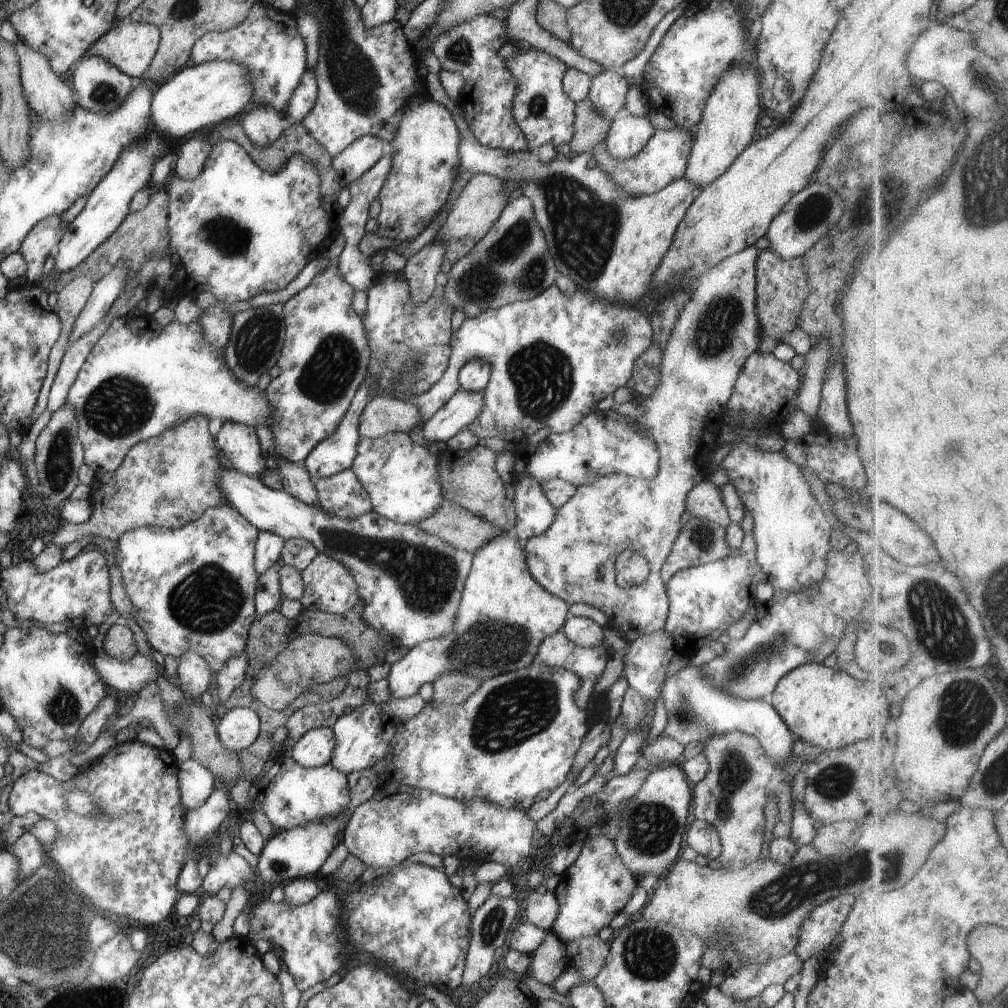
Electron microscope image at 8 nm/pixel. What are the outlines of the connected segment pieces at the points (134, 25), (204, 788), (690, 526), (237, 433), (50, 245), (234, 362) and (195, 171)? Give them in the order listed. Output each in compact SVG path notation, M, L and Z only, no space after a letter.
M130 19L118 20L116 24L105 32L90 48L85 56L97 56L107 60L120 69L120 72L131 77L142 78L153 61L160 40L158 28L146 23L132 22Z
M196 762L184 764L179 768L178 776L184 809L194 810L201 807L216 789L212 774Z
M690 517L662 567L661 577L666 584L679 570L724 560L732 550L725 528L701 518Z
M225 422L216 434L216 444L220 453L230 462L234 469L248 476L260 476L265 470L264 456L256 429L243 424Z
M50 215L38 223L23 240L20 254L27 260L27 282L39 285L44 262L52 255L55 246L62 240L67 223L62 215Z
M283 304L263 305L239 311L233 316L231 333L223 353L230 370L250 386L258 385L262 374L277 364L285 343L285 318Z
M202 136L190 138L186 143L179 145L174 174L184 180L197 179L210 156L211 147L210 142L202 139Z

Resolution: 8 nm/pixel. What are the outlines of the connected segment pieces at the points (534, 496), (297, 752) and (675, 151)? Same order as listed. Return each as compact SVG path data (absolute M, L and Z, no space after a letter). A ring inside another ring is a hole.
M516 474L513 485L516 524L508 531L520 540L546 532L554 522L557 508L548 500L542 485L529 474Z
M320 727L305 732L292 745L292 758L301 767L321 767L332 758L335 736L330 727Z
M680 127L656 130L647 145L634 158L619 161L614 159L606 149L598 149L591 162L600 165L610 174L624 192L631 195L649 195L662 190L675 180L684 178L693 143L690 131Z

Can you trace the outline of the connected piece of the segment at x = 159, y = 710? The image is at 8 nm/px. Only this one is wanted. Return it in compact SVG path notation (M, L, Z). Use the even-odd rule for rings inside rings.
M150 681L144 685L135 703L134 708L124 718L113 714L108 724L112 725L116 732L127 726L150 727L162 737L167 750L172 751L176 748L181 738L178 729L168 716L156 681Z

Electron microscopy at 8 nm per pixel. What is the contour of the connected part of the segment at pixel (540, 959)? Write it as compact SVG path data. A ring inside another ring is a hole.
M550 930L530 957L529 975L552 987L554 980L567 966L567 946Z

